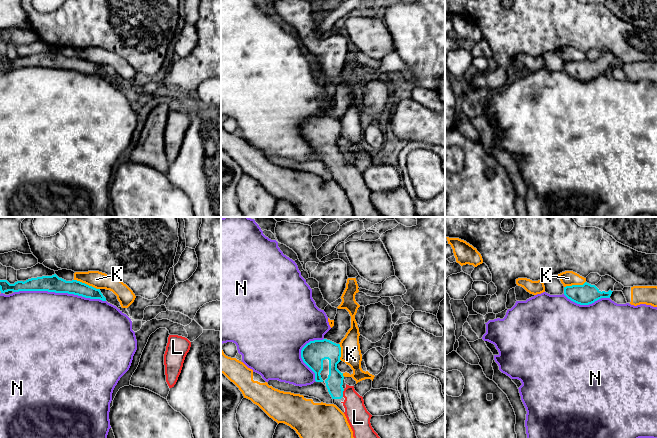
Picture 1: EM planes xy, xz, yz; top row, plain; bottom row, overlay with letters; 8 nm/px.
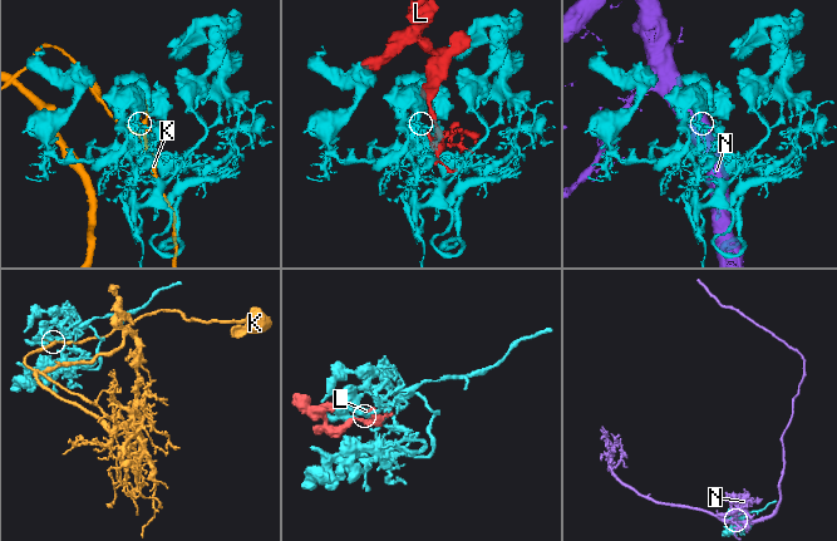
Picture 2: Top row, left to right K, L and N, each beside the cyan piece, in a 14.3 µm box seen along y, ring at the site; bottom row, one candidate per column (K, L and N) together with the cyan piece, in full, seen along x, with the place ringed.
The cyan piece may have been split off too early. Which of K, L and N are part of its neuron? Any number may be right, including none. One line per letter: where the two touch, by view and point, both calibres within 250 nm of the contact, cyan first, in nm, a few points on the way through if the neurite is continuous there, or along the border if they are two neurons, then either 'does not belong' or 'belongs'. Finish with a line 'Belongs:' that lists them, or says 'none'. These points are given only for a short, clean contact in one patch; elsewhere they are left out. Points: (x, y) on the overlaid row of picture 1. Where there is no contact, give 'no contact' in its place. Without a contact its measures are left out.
K: contact xy (86, 284); calibres 130 and 140 nm; does not belong
L: contact xz (342, 393); calibres 140 and 180 nm; way xz (334, 382), (334, 385), (342, 393), (353, 402), (358, 417); belongs
N: contact xy (60, 292); calibres 130 and 500 nm; does not belong
Belongs: L

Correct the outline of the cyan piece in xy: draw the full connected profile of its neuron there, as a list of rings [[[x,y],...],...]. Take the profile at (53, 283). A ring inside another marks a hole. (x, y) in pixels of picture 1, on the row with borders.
[[[56,274],[52,276],[42,276],[31,278],[26,281],[17,281],[10,284],[7,280],[0,280],[0,291],[48,291],[55,293],[68,293],[90,299],[100,299],[106,301],[100,289],[96,289],[77,280],[66,281],[59,278]]]

